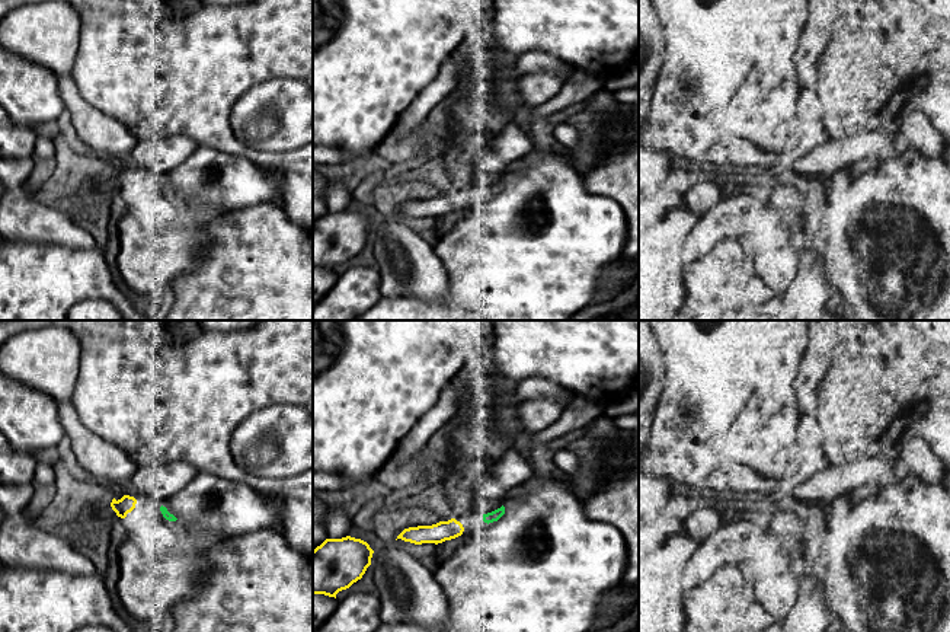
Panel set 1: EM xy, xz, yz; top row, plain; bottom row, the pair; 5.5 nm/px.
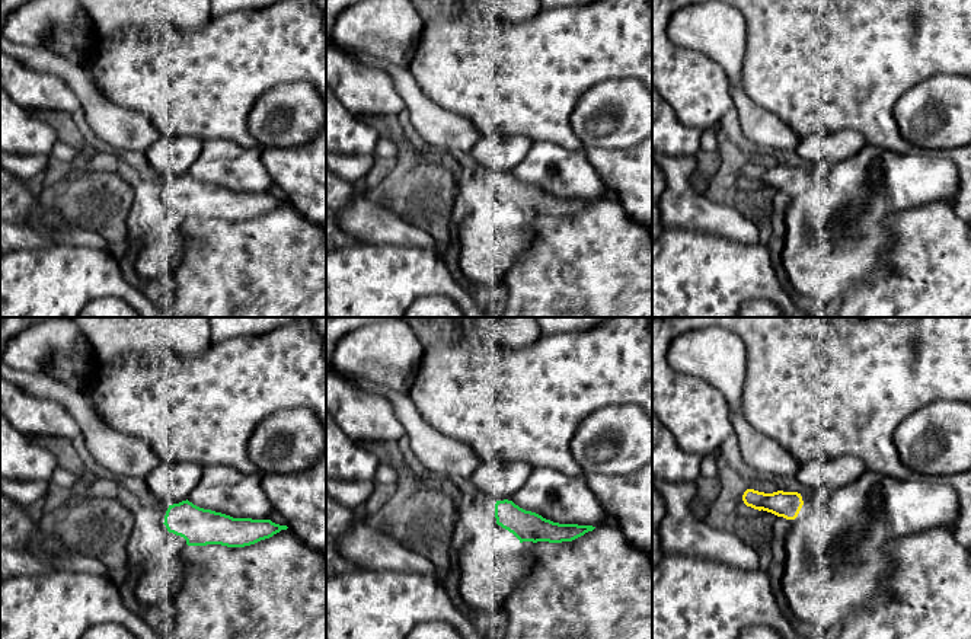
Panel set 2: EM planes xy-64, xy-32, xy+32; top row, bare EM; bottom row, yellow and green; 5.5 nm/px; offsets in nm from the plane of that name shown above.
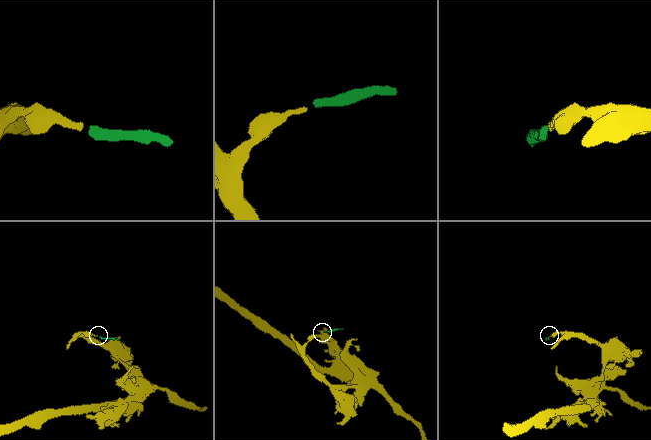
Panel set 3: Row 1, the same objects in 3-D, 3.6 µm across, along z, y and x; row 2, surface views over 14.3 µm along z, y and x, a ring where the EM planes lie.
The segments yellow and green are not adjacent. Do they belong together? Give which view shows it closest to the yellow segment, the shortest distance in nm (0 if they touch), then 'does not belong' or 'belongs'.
view xz; gap 120 nm; belongs

